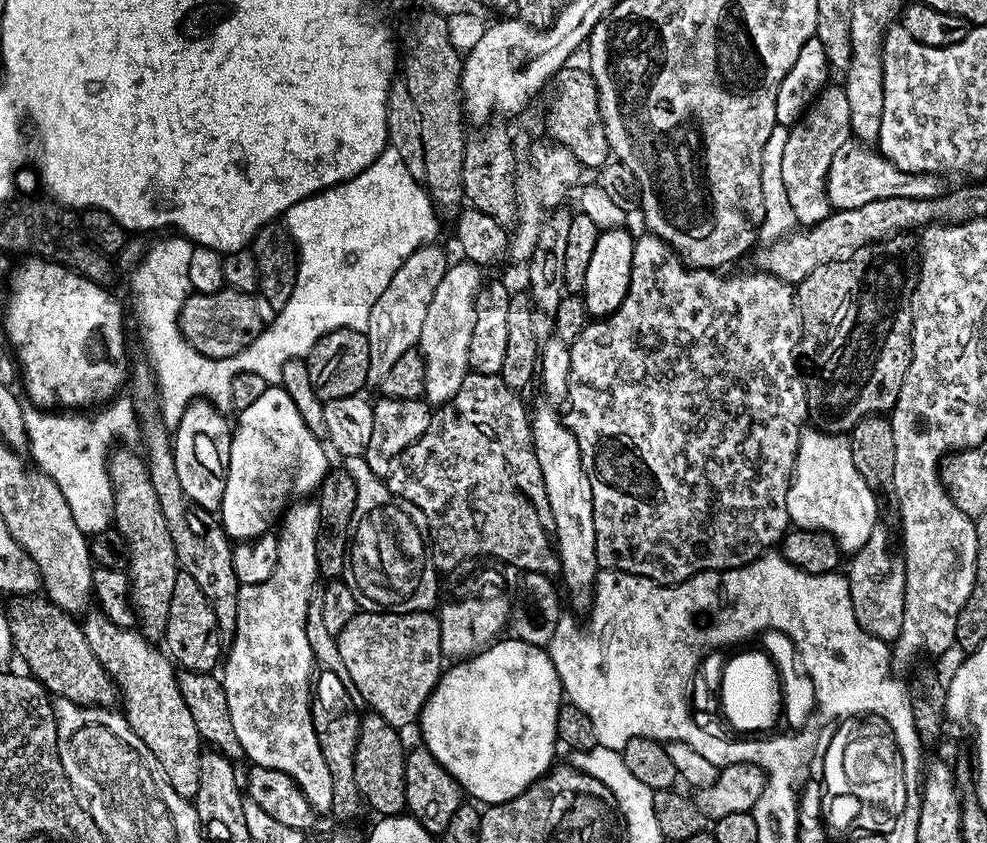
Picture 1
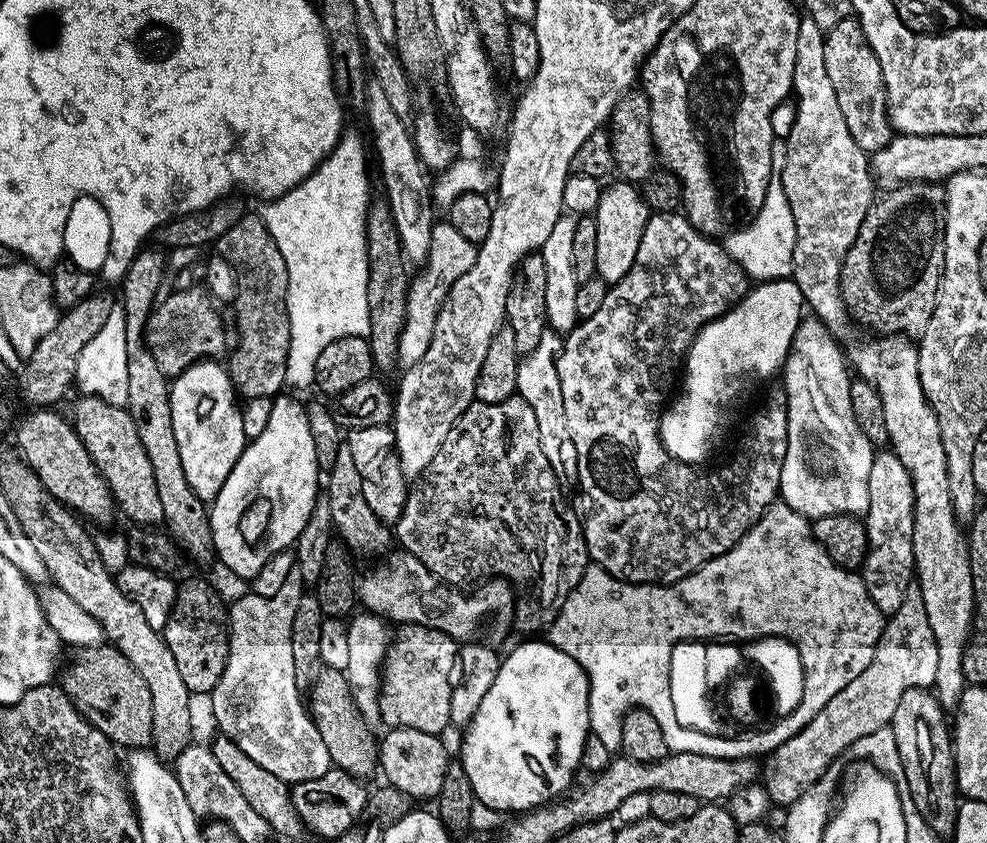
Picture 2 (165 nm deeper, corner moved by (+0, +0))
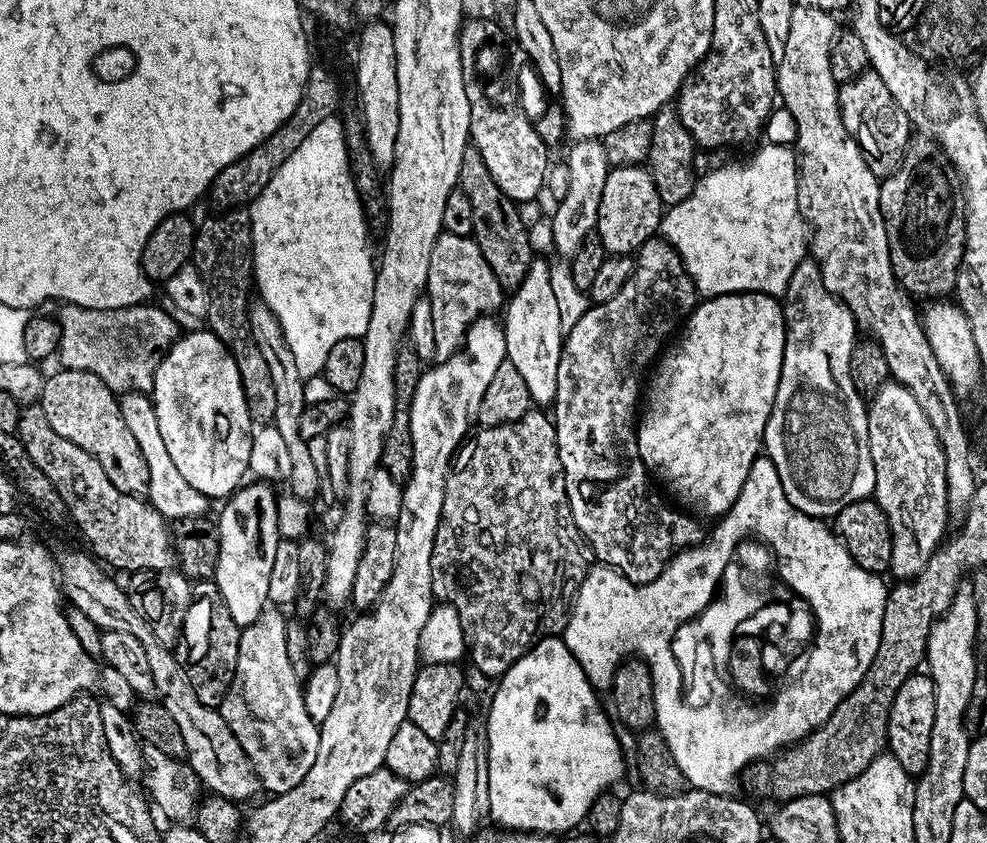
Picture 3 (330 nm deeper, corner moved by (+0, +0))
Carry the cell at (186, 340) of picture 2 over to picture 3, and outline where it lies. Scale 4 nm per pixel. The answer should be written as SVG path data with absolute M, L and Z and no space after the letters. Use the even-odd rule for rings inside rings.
M152 302L125 304L122 308L83 308L64 304L58 313L61 338L58 349L60 368L94 374L117 394L138 391L151 393L160 358L180 339L181 329L172 328L171 311L159 312Z

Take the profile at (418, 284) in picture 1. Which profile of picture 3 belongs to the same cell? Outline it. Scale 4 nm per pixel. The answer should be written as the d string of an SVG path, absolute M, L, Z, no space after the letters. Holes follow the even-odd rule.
M441 231L434 242L434 251L430 254L430 270L428 271L428 286L426 296L432 300L433 310L450 310L454 324L454 340L448 342L448 320L434 320L434 346L432 351L437 361L448 360L462 345L458 343L458 322L460 329L467 333L471 321L477 320L481 314L492 314L496 307L506 300L505 289L500 287L498 278L494 278L494 270L487 265L472 236L459 236ZM468 298L468 302L466 302ZM466 304L468 312L466 314ZM460 312L460 318L458 318Z

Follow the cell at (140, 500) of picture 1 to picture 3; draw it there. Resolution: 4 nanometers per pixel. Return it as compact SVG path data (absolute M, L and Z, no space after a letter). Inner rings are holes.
M60 368L45 379L38 403L55 433L93 455L122 494L143 497L147 493L150 470L146 458L142 458L142 450L138 450L138 442L134 442L134 434L130 434L122 418L117 393L110 391L102 378L82 370Z

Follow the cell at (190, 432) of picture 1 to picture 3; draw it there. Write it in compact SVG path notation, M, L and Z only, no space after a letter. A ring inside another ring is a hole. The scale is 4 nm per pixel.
M210 330L203 331L185 331L161 356L154 374L150 399L156 405L162 442L166 442L166 450L170 453L174 466L178 466L178 474L182 474L182 478L186 478L186 482L190 482L194 490L206 497L227 498L241 487L242 481L249 475L248 463L254 423L252 424L253 417L246 406L238 366L229 354L228 347Z

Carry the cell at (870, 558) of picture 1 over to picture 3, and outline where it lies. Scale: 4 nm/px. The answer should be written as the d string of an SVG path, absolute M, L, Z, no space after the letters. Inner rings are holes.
M895 382L883 384L871 396L867 410L870 458L876 471L874 499L876 505L886 514L886 522L892 535L890 572L891 575L896 575L897 581L914 580L945 539L944 526L950 521L946 494L946 458L938 442L938 434L934 434L934 426L930 426L930 418L926 418L922 406L918 406L914 394L910 394L906 386Z

